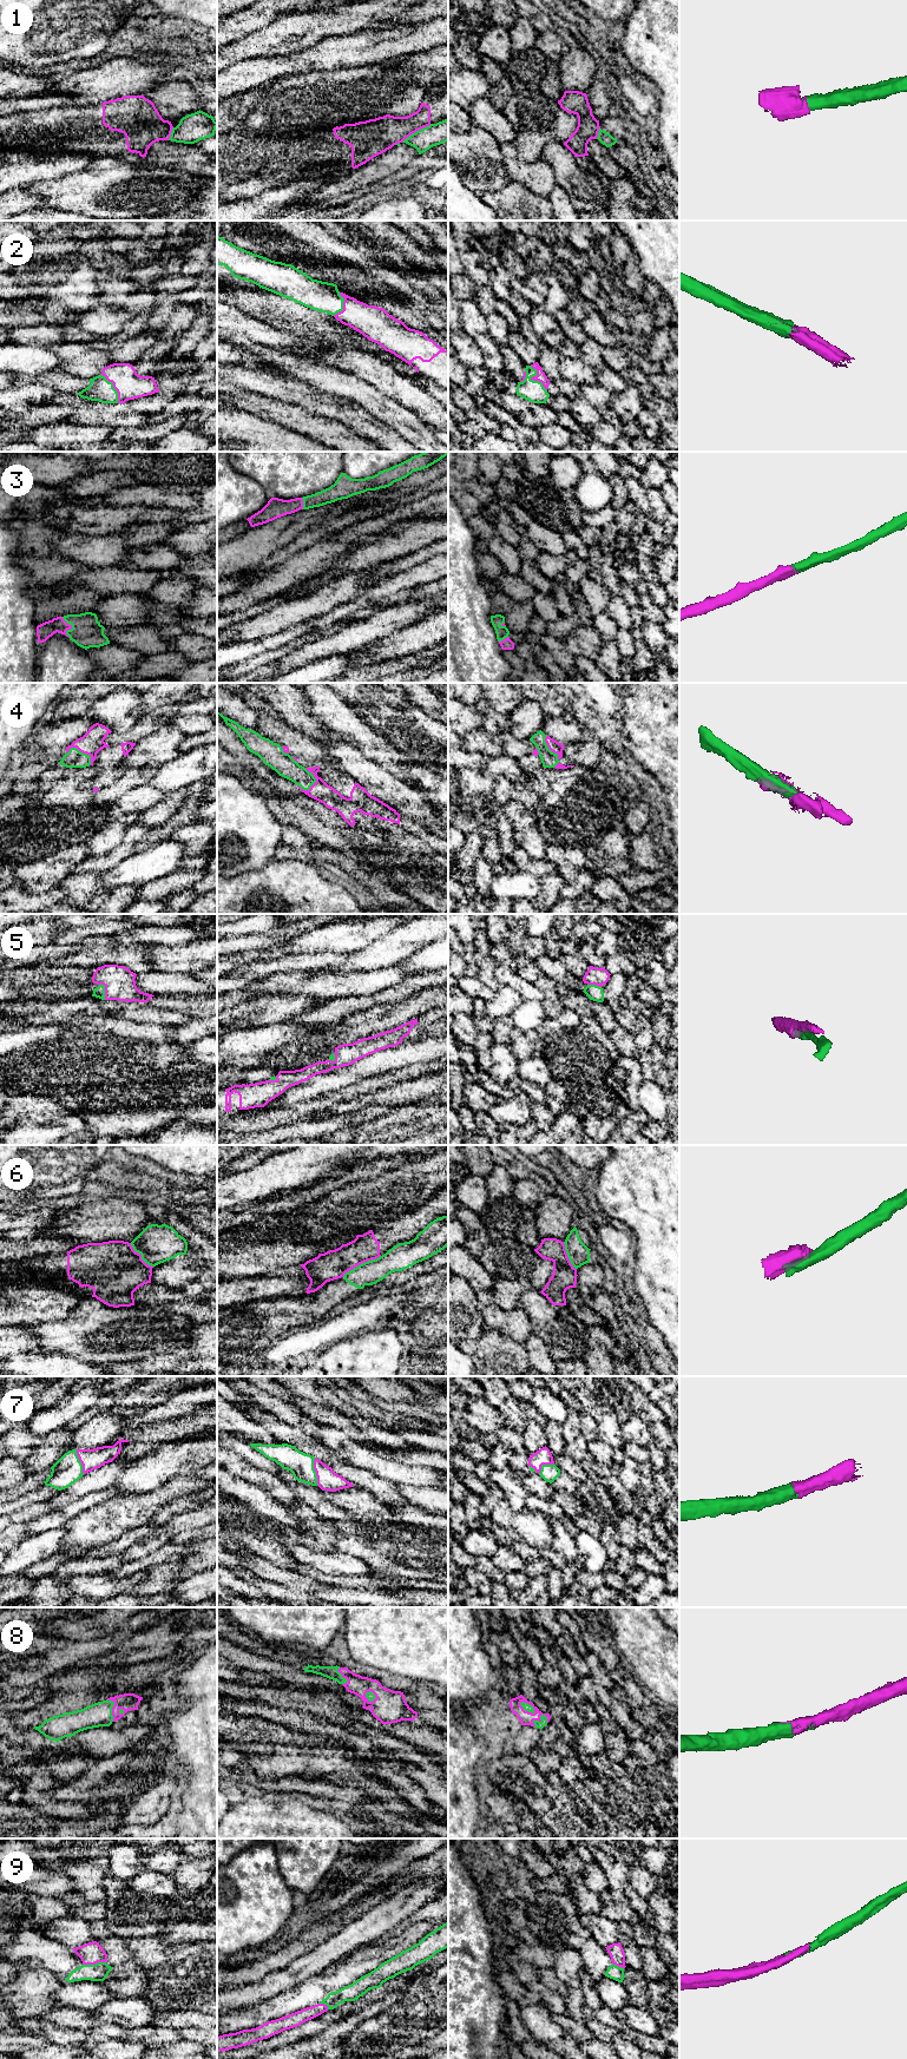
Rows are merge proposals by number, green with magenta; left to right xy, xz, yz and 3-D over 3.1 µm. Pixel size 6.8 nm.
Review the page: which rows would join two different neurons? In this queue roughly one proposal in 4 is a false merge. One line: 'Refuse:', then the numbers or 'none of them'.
Refuse: 1, 6

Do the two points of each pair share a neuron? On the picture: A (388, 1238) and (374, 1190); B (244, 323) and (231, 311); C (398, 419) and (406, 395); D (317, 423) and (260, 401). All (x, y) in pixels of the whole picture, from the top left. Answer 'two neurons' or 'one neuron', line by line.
A: two neurons
B: one neuron
C: two neurons
D: one neuron

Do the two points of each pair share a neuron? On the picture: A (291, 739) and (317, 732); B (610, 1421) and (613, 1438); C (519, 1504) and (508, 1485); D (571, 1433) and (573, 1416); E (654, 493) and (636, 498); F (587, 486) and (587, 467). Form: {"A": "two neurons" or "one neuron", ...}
{"A": "two neurons", "B": "one neuron", "C": "one neuron", "D": "one neuron", "E": "two neurons", "F": "one neuron"}

